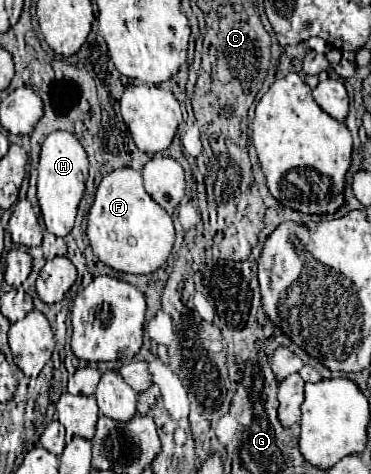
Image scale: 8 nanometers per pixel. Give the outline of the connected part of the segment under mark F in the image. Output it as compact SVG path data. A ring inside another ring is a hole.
M119 168L103 176L87 216L87 238L95 256L117 272L151 274L169 258L175 228L171 216L145 192L141 172Z

